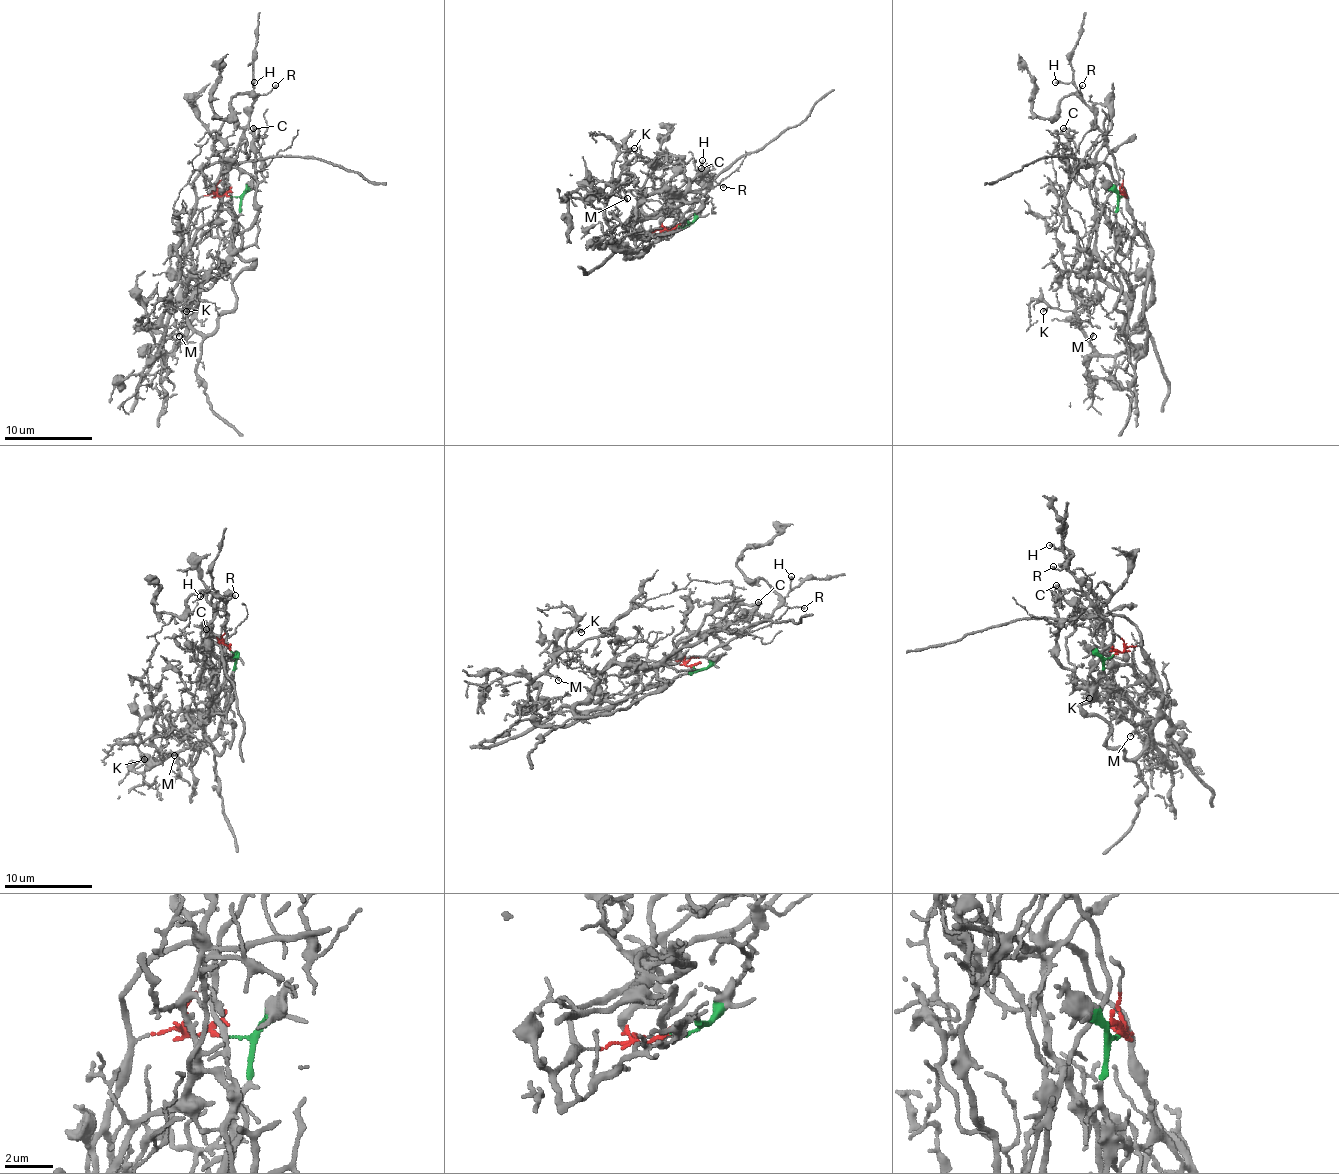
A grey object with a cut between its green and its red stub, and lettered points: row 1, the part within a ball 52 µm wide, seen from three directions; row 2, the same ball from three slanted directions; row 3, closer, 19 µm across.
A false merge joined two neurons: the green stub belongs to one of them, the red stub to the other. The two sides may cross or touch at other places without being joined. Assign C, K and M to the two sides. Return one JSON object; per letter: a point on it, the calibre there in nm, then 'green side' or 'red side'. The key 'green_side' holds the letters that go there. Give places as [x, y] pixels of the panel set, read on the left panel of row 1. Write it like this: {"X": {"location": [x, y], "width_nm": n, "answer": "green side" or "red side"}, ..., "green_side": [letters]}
{"C": {"location": [253, 128], "width_nm": 150, "answer": "green side"}, "K": {"location": [186, 311], "width_nm": 130, "answer": "red side"}, "M": {"location": [179, 336], "width_nm": 150, "answer": "red side"}, "green_side": ["C"]}

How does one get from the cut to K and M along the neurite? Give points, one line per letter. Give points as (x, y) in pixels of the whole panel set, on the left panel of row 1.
K: (229, 196), (202, 196), (189, 222), (198, 312), (191, 330), (156, 354), (163, 312), (187, 312)
M: (229, 196), (202, 196), (189, 222), (198, 312), (191, 330), (172, 349), (156, 354), (174, 334), (178, 336)

